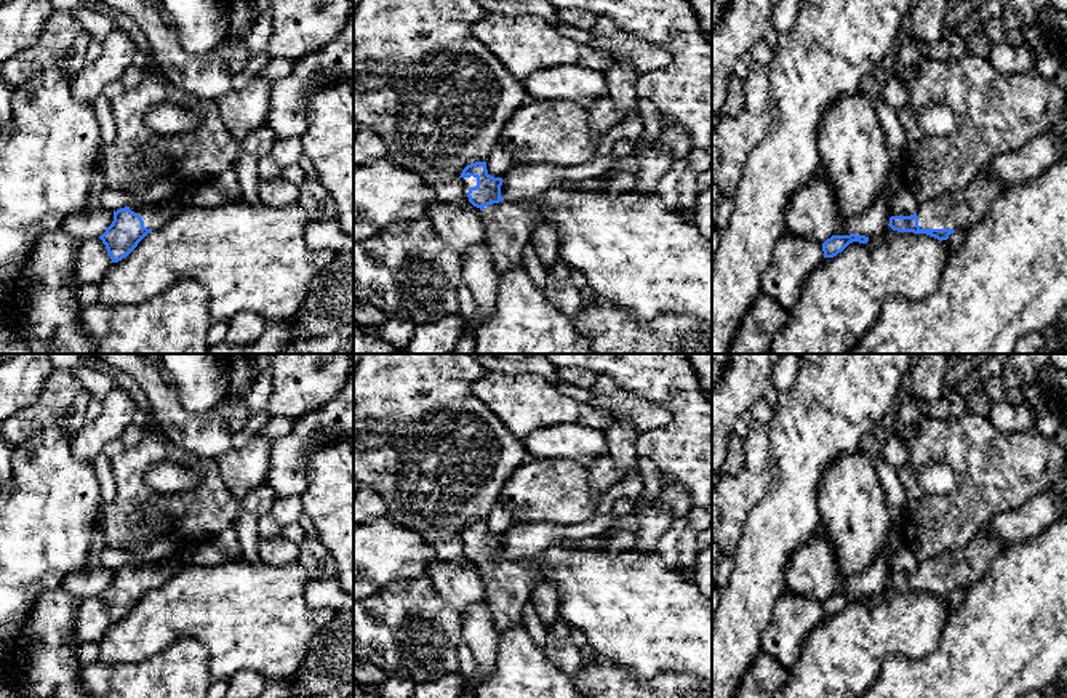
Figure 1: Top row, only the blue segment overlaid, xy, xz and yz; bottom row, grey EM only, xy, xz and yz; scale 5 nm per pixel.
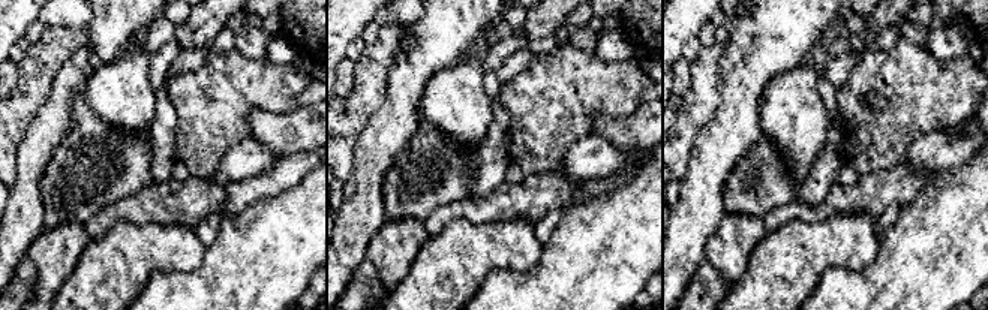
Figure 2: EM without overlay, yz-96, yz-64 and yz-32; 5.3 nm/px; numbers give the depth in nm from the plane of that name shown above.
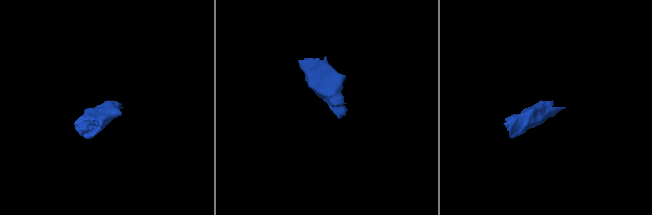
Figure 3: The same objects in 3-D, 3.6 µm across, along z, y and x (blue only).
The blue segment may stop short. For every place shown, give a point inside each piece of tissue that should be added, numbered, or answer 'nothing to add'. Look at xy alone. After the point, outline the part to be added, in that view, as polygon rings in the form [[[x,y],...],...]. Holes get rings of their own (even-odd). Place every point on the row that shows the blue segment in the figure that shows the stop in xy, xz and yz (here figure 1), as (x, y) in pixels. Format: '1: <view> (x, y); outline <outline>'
1: xy (154, 218); outline [[[150,203],[130,207],[131,211],[142,218],[144,227],[152,231],[163,227],[179,211],[179,208],[181,207],[155,207]]]

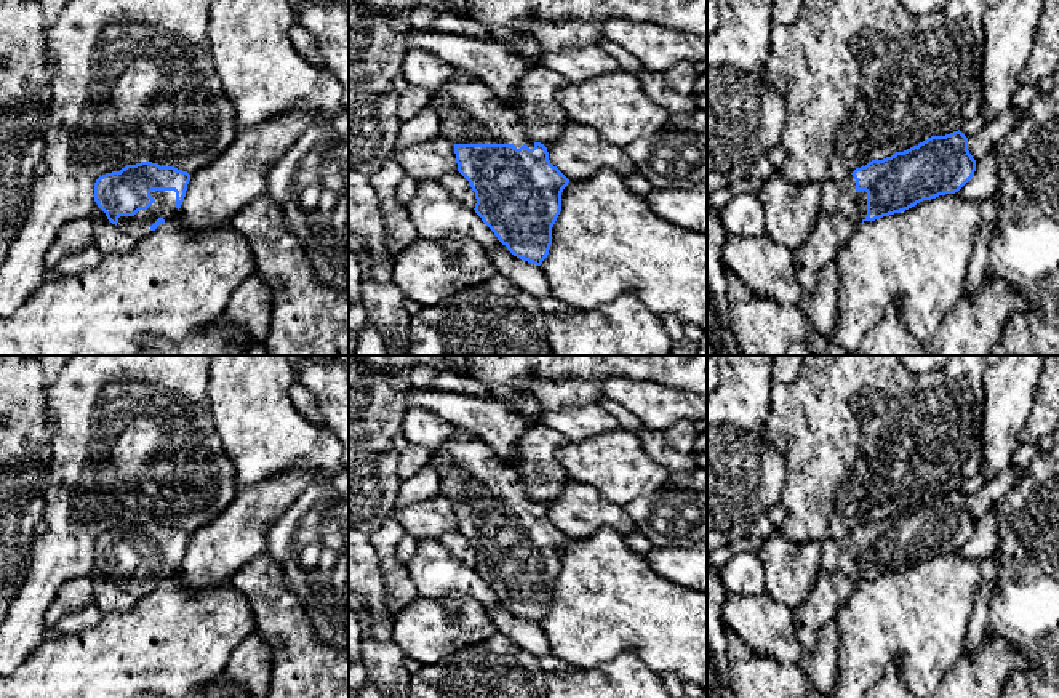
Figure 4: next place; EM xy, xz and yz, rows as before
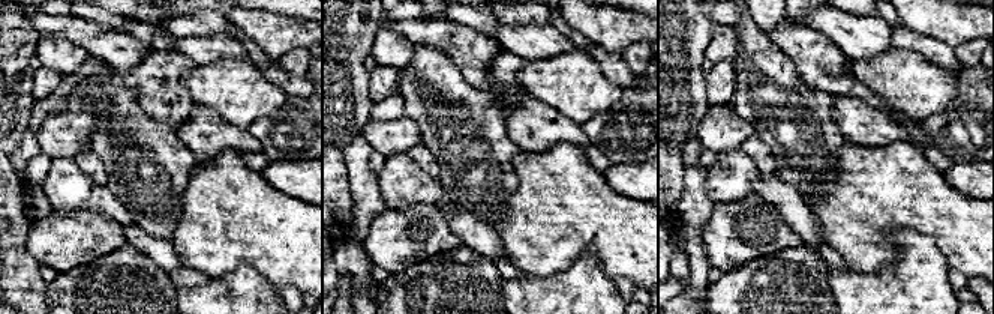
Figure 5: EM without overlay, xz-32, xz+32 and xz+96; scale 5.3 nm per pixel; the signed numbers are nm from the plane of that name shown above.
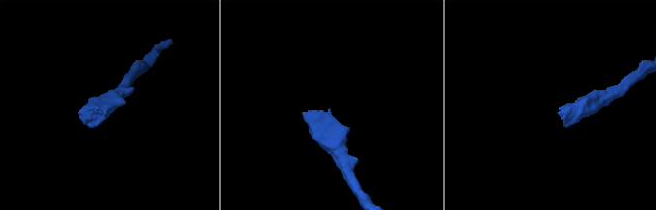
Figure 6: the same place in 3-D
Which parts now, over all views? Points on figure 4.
1: xy (138, 226); outline [[[152,191],[150,195],[155,199],[155,202],[147,210],[139,210],[134,216],[118,218],[117,227],[134,240],[152,234],[150,226],[158,218],[166,221],[171,219],[178,211],[174,191]]]

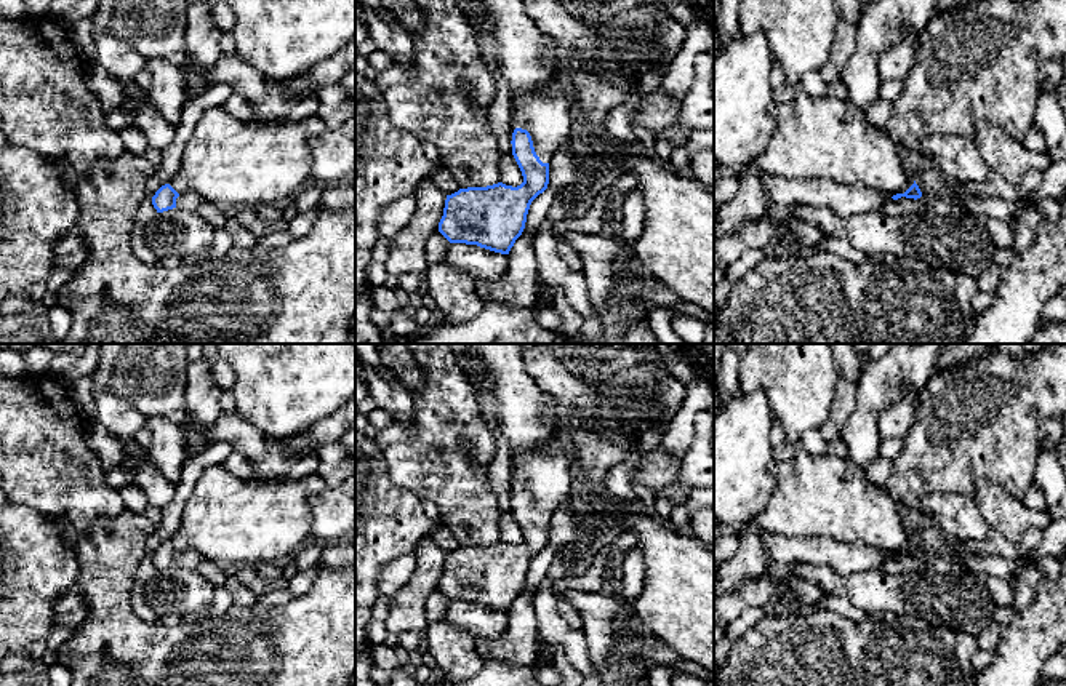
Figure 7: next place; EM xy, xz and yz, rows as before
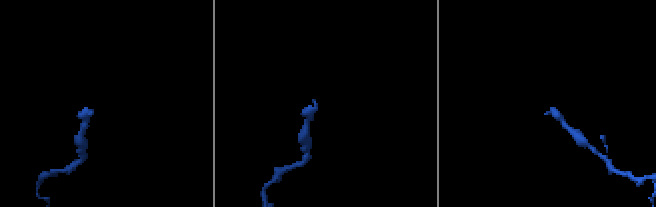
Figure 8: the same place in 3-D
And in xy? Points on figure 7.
1: xy (189, 200); outline [[[182,190],[176,198],[176,208],[186,211],[197,211],[197,208],[203,203],[202,197],[194,190]]]

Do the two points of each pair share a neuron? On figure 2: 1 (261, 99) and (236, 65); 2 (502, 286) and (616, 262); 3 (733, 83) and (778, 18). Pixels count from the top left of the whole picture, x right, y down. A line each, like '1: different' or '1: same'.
1: same
2: same
3: same

